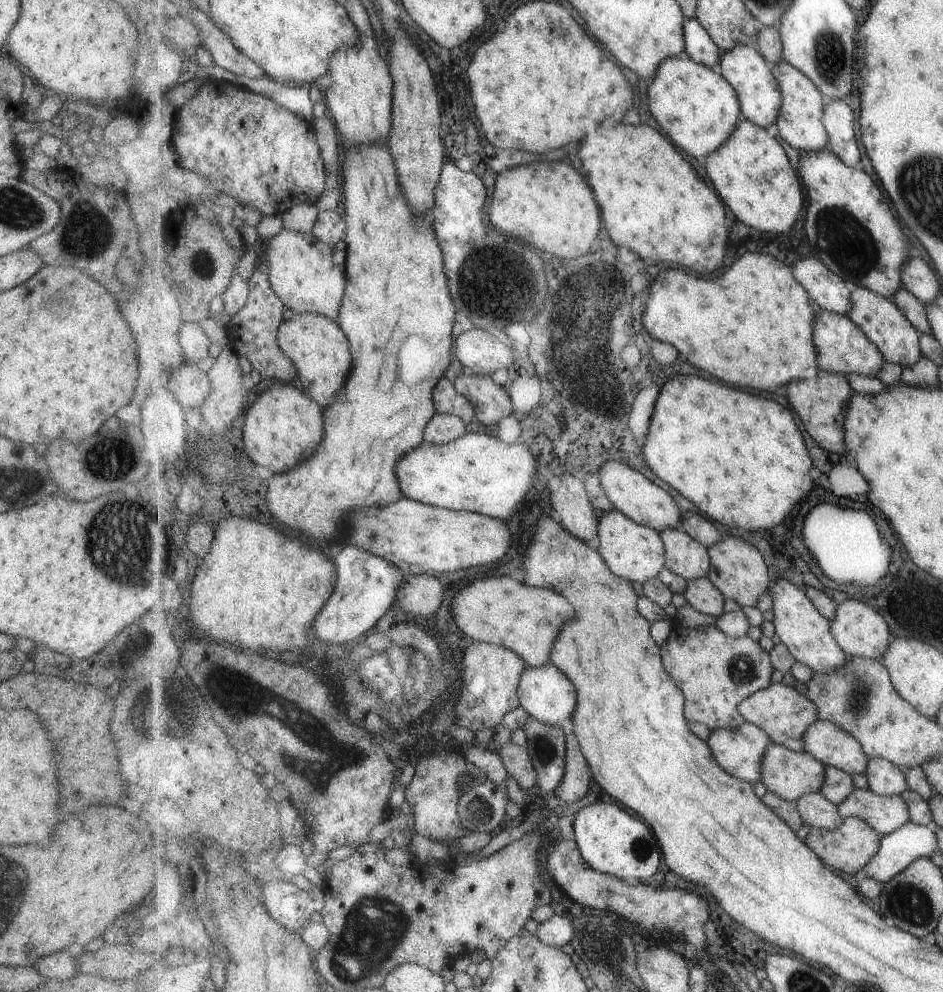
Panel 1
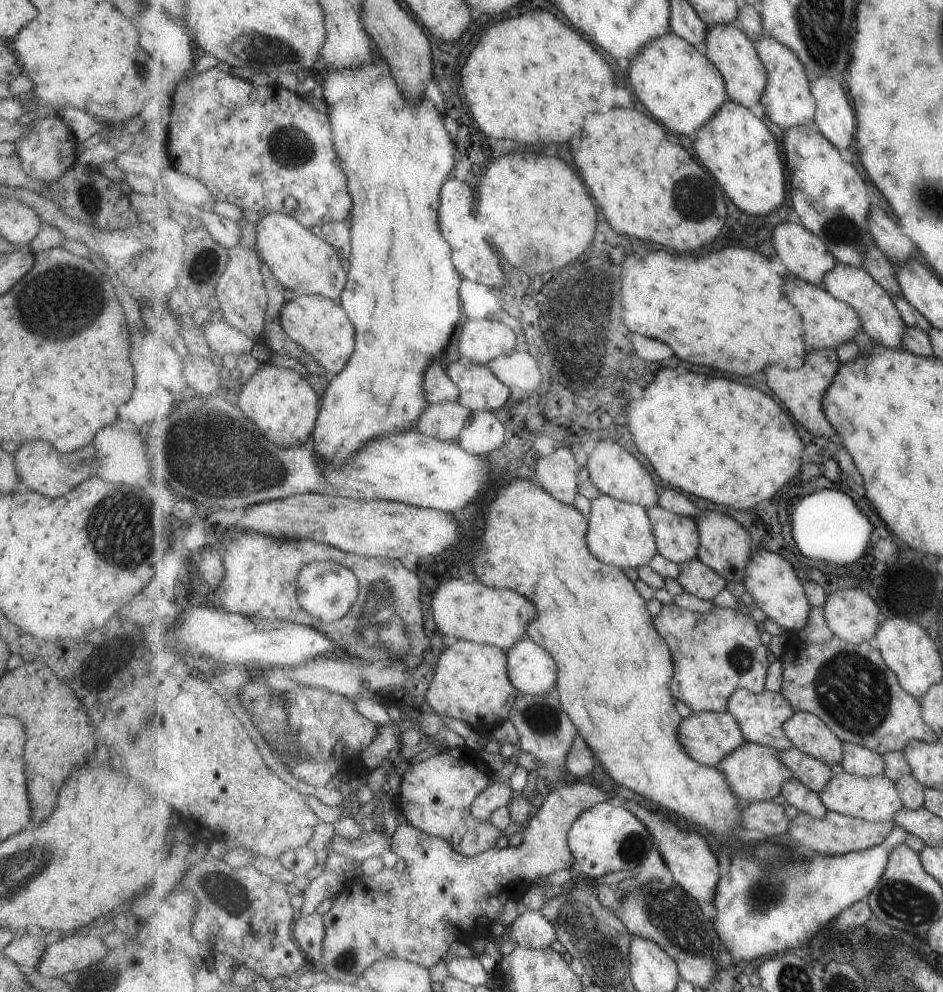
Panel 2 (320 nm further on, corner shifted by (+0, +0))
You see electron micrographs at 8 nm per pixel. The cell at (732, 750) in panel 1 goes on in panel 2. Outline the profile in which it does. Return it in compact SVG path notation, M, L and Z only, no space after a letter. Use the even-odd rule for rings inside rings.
M698 712L681 721L678 735L685 750L702 765L716 767L721 764L730 752L736 751L746 738L739 721L731 712Z

